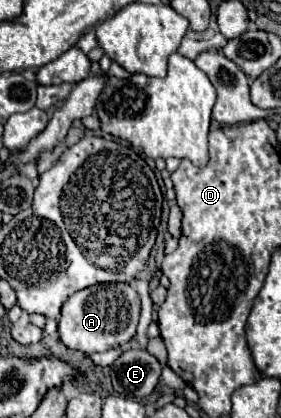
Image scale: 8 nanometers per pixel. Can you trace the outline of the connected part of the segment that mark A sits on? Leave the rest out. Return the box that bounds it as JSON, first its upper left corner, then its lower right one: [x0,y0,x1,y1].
[57,283,141,355]

